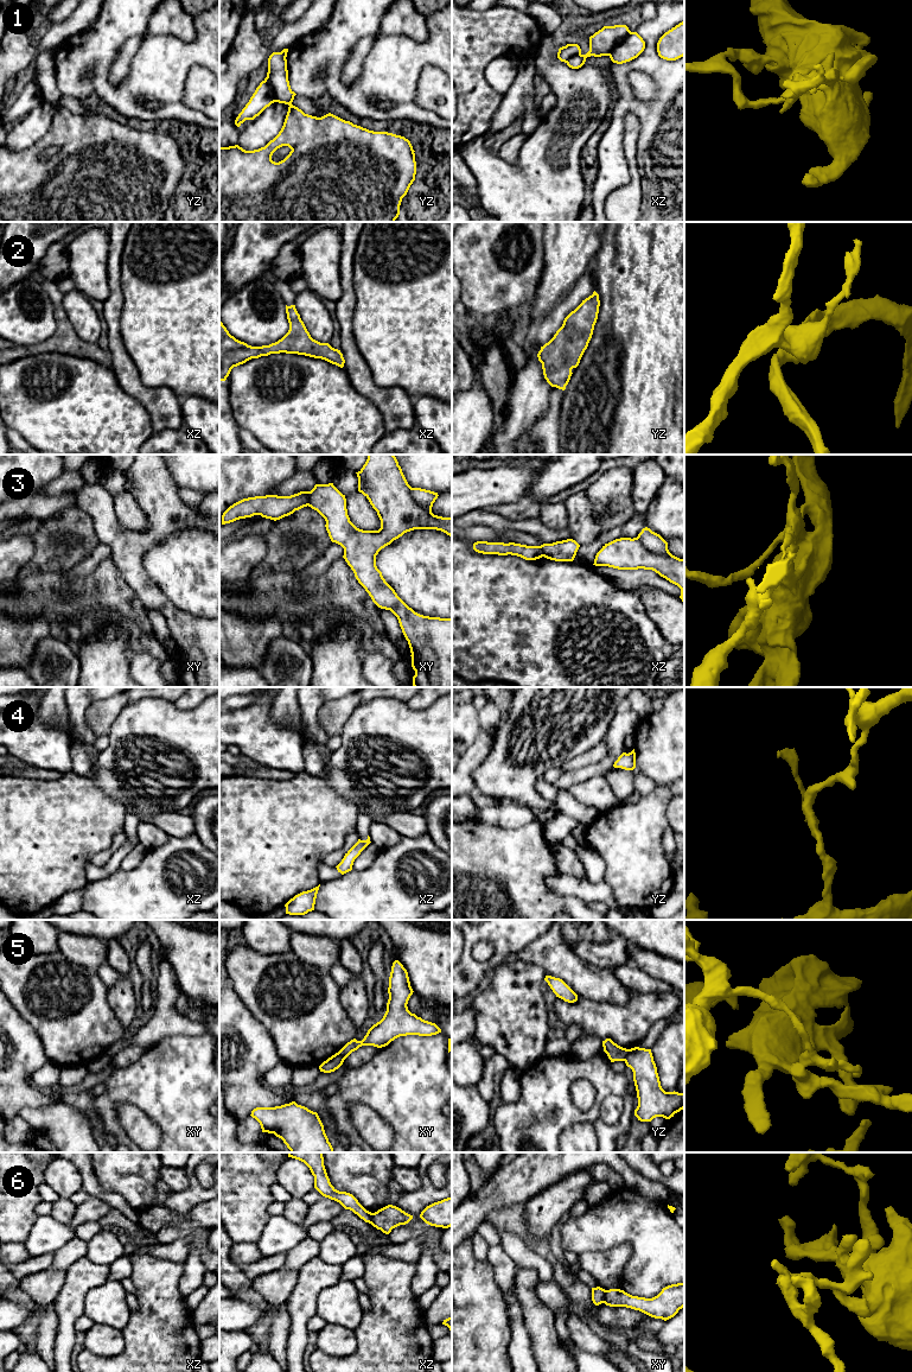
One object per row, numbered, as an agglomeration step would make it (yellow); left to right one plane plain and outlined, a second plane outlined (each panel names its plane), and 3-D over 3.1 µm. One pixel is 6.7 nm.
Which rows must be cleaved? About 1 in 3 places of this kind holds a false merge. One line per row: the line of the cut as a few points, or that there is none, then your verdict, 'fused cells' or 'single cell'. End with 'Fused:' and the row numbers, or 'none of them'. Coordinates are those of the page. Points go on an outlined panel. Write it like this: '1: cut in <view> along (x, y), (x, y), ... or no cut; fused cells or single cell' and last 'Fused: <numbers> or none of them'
1: cut in yz along (267, 76), (275, 101); fused cells
2: no cut; single cell
3: cut in xy along (307, 491), (308, 505); fused cells
4: no cut; single cell
5: cut in yz along (629, 1049), (623, 1060); fused cells
6: cut in xy along (606, 1290), (603, 1302); fused cells
Fused: 1, 3, 5, 6

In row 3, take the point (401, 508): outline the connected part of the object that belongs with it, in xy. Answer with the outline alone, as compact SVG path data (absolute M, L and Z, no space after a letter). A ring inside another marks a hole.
M368 455L365 464L356 474L358 491L369 500L381 520L378 531L363 531L350 521L345 495L333 483L315 484L308 491L308 507L325 519L331 541L344 548L343 558L372 602L381 609L390 610L397 617L412 653L412 667L415 671L413 686L452 687L452 618L429 617L415 612L397 596L376 566L378 552L407 532L436 529L452 538L452 517L442 517L432 513L433 503L439 496L438 493L412 488L394 455Z

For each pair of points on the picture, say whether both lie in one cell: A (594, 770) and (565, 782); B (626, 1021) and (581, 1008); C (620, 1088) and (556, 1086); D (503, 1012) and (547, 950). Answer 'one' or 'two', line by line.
A: one
B: one
C: one
D: two

